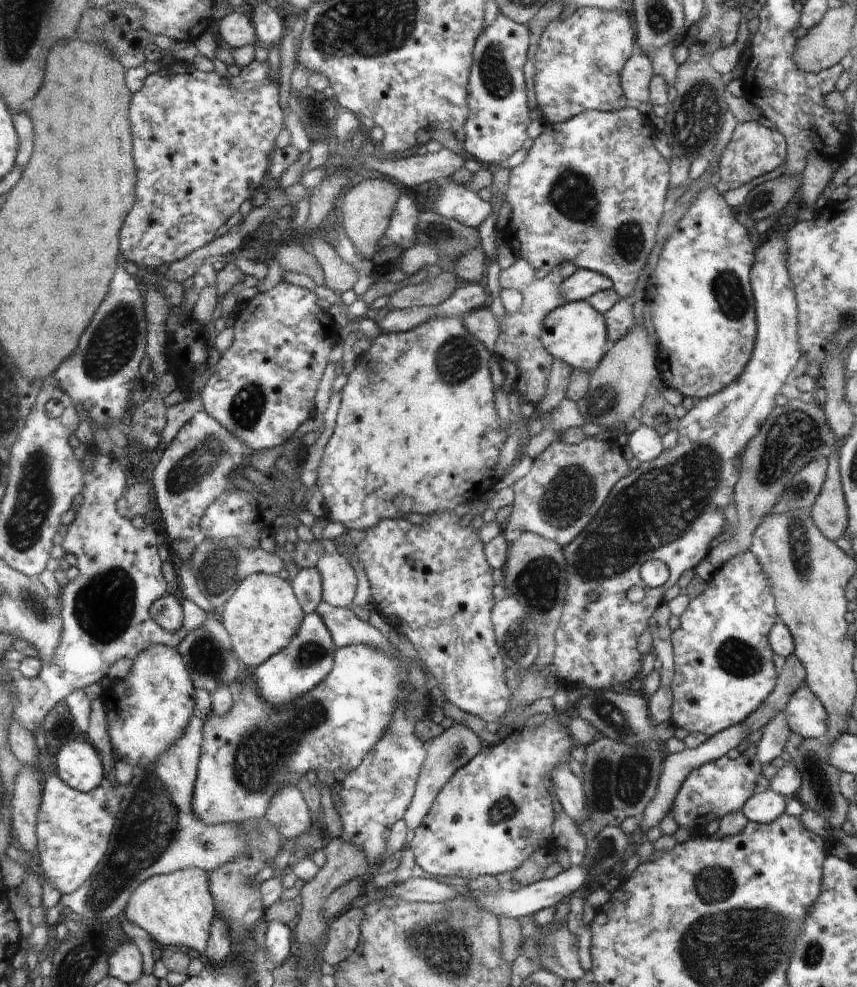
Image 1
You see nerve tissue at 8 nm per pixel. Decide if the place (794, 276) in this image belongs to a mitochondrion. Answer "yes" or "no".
no

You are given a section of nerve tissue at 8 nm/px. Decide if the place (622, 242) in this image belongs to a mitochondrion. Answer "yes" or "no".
yes

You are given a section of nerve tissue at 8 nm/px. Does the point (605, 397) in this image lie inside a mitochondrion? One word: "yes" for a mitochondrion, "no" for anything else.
yes

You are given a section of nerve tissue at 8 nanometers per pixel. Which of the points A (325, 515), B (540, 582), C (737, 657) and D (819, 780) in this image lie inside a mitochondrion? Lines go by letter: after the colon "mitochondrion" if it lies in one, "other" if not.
A: other
B: mitochondrion
C: mitochondrion
D: mitochondrion

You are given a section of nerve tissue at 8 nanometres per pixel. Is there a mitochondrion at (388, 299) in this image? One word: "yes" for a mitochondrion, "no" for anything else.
no

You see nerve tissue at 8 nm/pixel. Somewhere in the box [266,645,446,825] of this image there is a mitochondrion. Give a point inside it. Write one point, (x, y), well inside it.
(392, 736)

